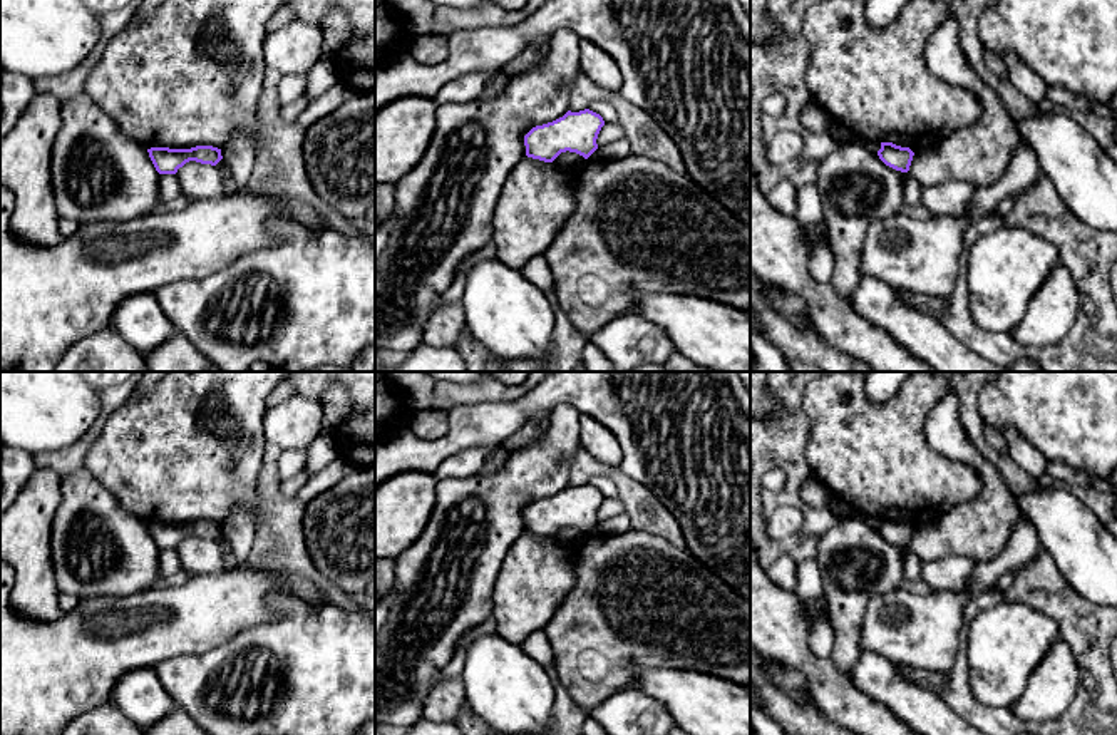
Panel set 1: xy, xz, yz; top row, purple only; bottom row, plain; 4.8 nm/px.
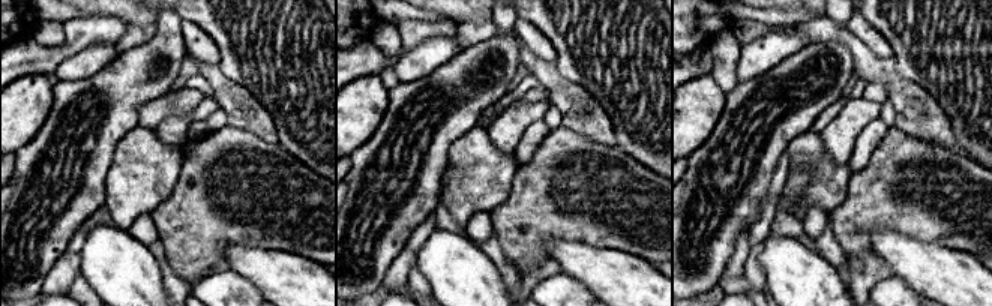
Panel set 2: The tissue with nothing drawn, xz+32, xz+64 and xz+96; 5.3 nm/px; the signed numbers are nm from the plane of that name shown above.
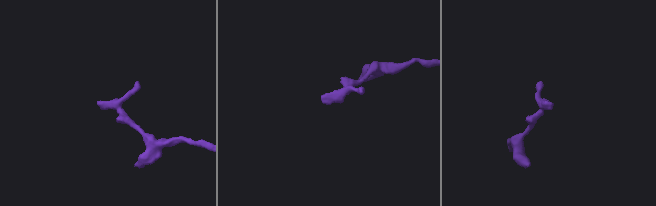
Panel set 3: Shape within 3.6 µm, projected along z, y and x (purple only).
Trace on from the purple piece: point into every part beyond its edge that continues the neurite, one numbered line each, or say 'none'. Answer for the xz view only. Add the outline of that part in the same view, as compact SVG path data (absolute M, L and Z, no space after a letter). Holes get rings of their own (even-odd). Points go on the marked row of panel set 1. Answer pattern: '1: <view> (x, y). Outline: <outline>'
none

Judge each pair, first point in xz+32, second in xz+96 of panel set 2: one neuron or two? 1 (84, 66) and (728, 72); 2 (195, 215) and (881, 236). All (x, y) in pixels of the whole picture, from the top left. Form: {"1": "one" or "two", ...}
{"1": "two", "2": "two"}

